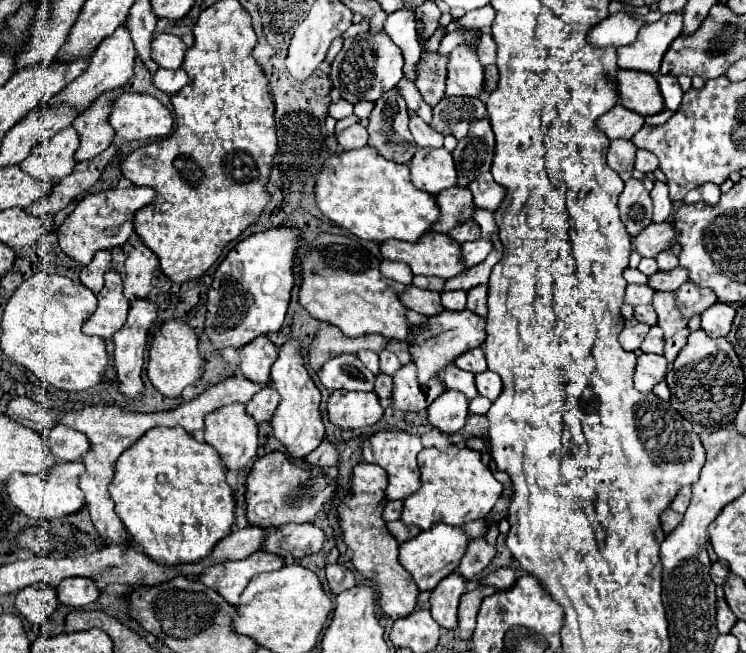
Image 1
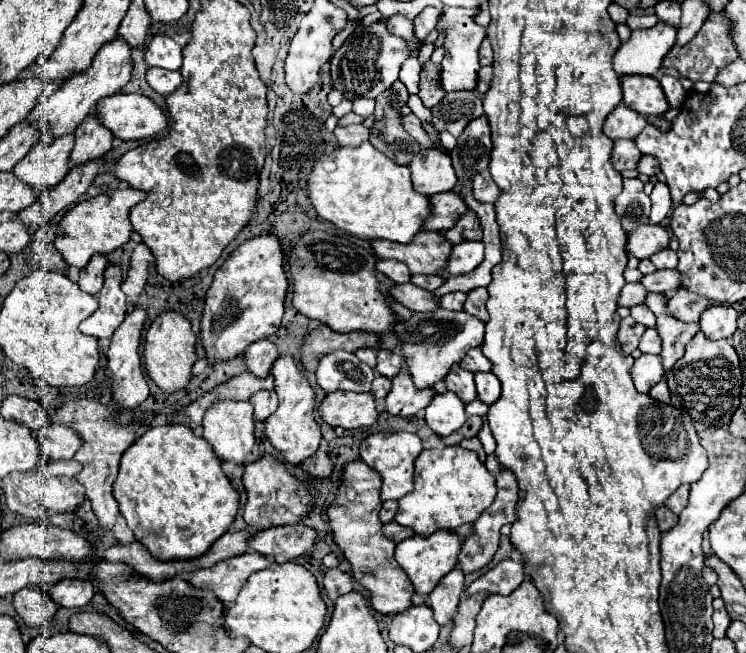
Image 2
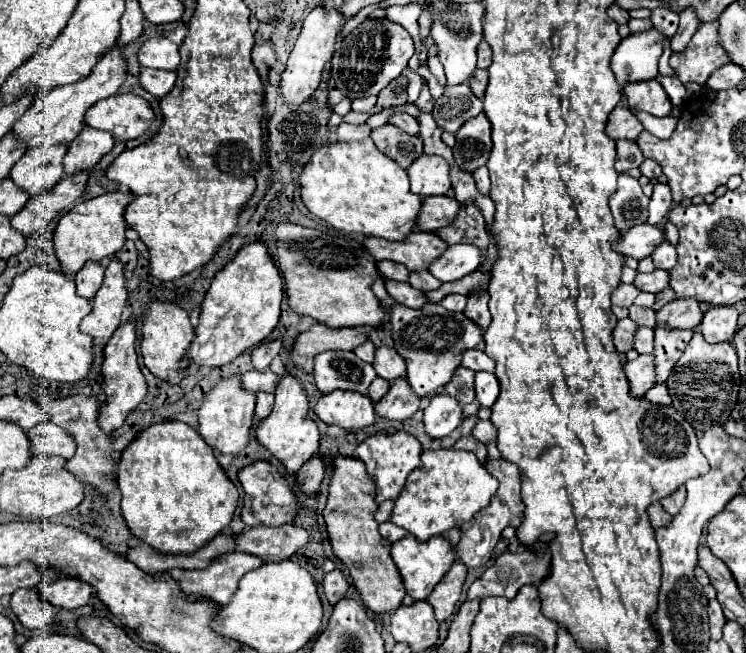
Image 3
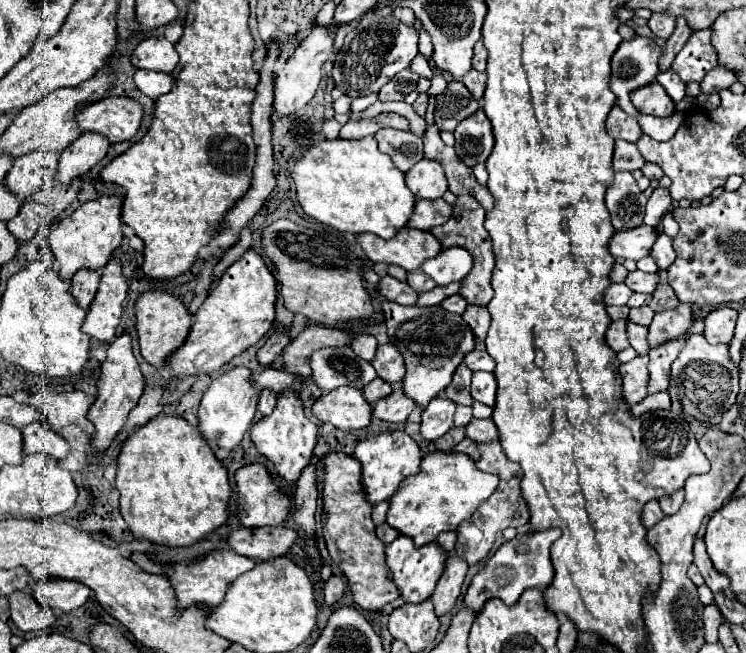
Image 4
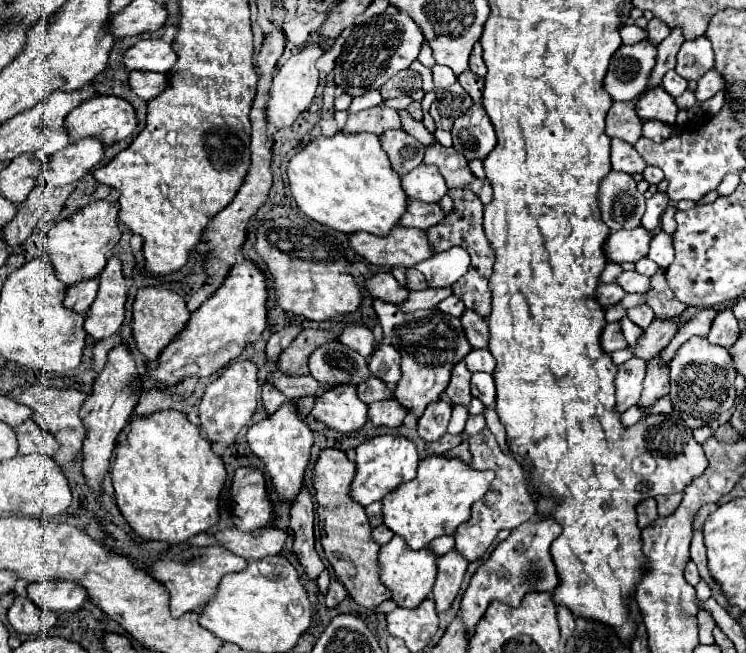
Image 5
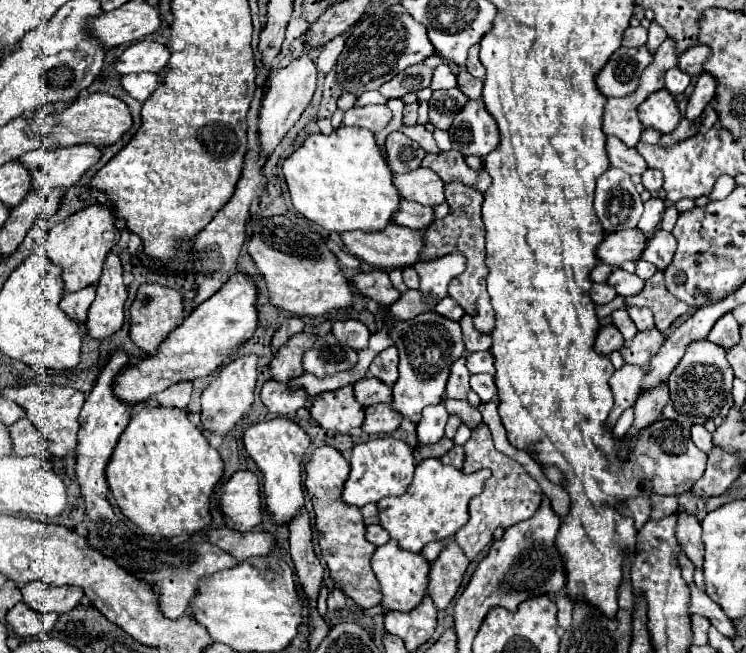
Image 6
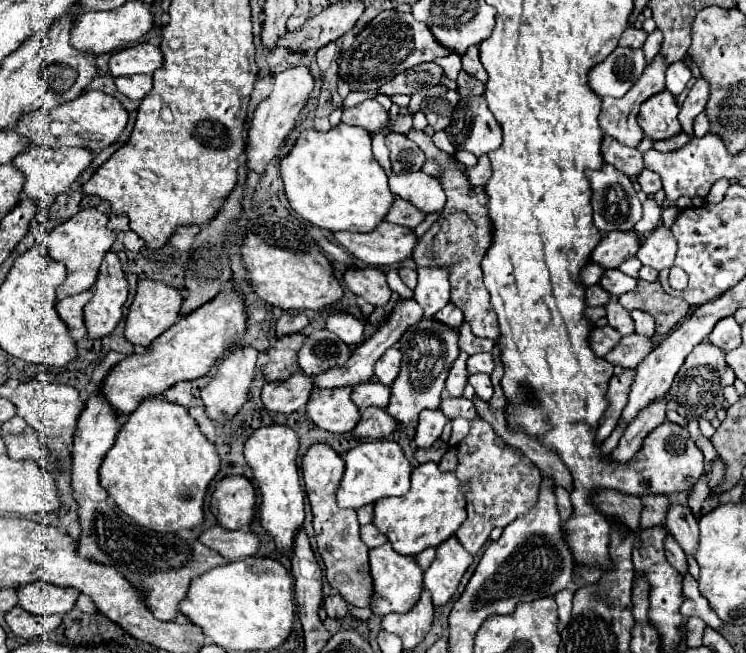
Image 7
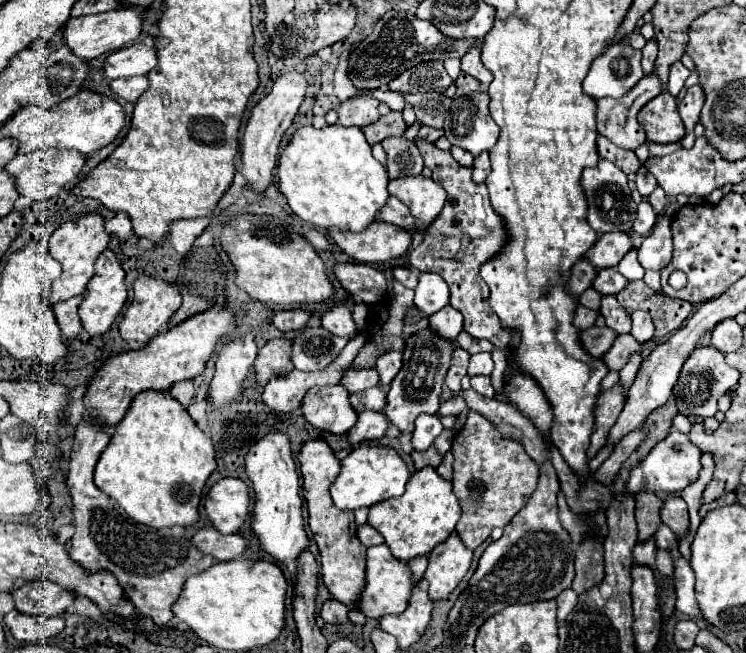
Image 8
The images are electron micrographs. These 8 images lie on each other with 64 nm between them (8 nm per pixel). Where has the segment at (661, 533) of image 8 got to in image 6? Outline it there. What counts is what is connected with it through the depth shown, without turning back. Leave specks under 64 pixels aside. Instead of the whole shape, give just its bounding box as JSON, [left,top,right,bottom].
[678,554,694,584]

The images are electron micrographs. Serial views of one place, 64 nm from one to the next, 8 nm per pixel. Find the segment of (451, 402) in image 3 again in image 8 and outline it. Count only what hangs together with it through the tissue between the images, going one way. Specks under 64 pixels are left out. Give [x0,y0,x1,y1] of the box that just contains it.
[412,414,442,452]

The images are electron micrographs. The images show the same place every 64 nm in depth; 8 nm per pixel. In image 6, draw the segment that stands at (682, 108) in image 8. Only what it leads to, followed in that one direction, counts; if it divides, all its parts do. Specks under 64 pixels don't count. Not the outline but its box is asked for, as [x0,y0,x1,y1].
[684,74,716,122]

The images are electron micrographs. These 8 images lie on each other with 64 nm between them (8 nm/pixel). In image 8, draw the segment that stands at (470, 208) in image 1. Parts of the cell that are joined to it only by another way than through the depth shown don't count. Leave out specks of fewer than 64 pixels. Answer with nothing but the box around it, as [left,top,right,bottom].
[378,196,412,228]

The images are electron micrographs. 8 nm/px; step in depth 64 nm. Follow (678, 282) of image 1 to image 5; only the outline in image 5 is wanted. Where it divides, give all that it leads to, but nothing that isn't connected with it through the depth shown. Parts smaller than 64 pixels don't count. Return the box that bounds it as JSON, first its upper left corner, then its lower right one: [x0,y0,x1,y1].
[616,272,650,294]

